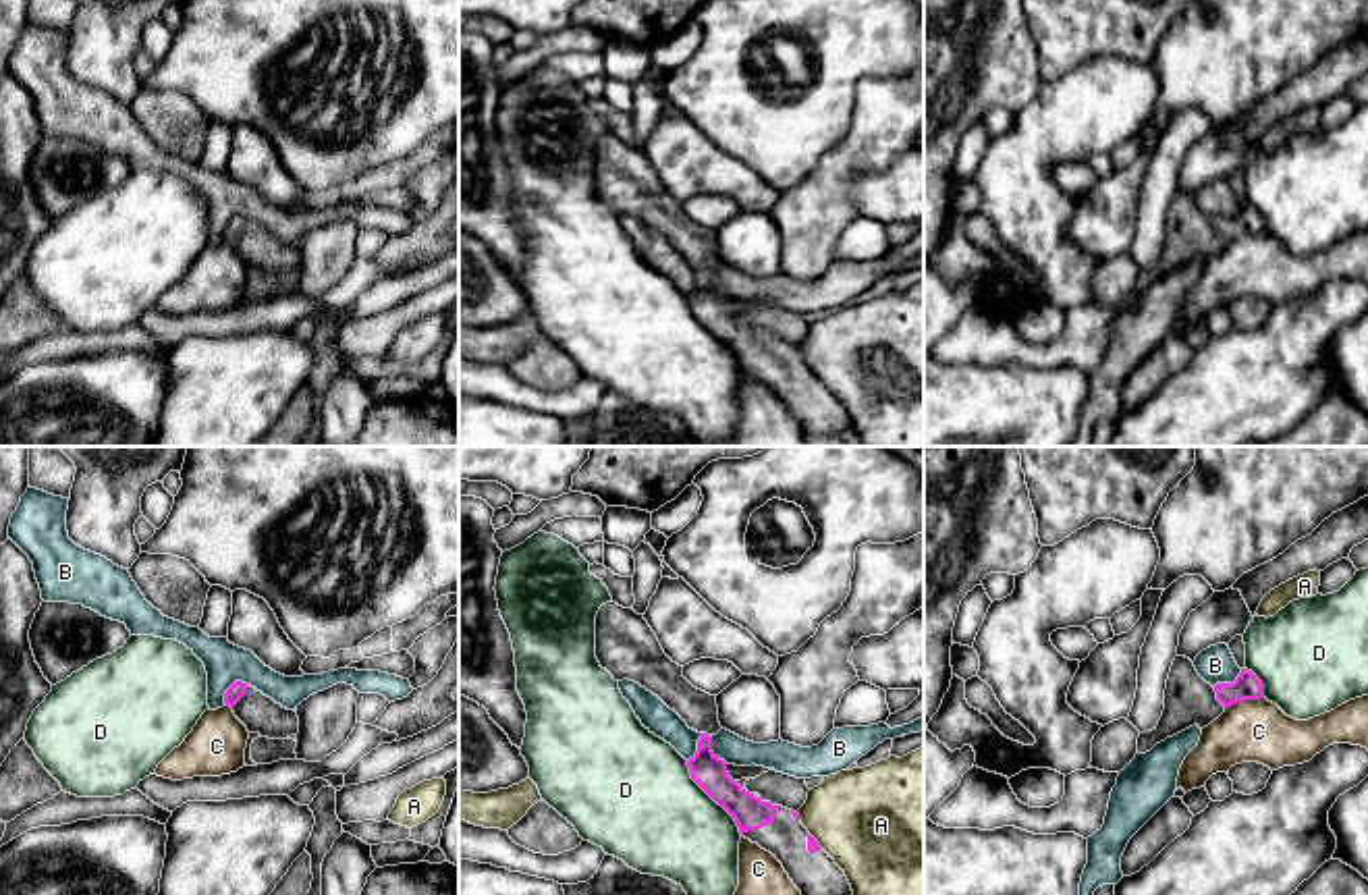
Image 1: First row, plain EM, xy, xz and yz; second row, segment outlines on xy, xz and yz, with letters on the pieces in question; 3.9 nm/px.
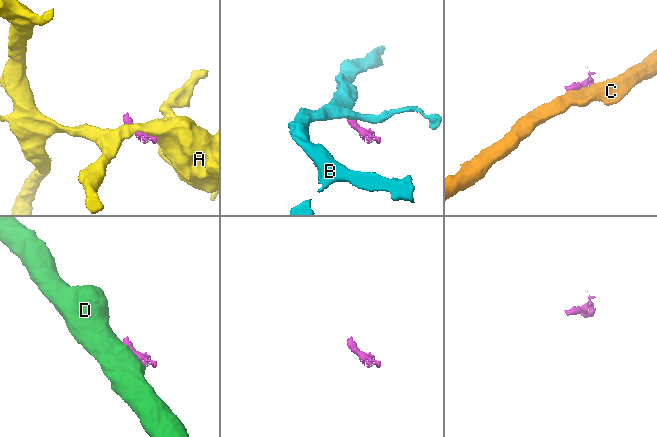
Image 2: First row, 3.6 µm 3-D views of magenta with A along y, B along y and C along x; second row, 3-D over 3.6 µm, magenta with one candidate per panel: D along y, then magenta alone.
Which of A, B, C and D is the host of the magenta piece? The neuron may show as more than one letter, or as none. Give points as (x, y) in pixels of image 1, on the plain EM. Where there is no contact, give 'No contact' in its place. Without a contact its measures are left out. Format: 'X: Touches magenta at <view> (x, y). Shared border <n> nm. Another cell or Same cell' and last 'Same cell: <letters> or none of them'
A: Touches magenta at xz (816, 376). Shared border 80 nm. Another cell
B: Touches magenta at xy (231, 221). Shared border 130 nm. Another cell
C: Touches magenta at yz (1244, 233). Shared border 160 nm. Another cell
D: Touches magenta at xz (713, 333). Shared border 360 nm. Another cell
Same cell: none of them

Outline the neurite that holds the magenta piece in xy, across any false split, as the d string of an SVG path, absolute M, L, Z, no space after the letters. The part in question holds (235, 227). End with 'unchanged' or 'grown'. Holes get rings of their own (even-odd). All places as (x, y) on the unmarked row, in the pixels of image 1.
M235 216L226 224L224 239L232 243L249 268L259 268L268 274L286 274L299 268L299 251L295 245L282 243L243 216Z | grown

